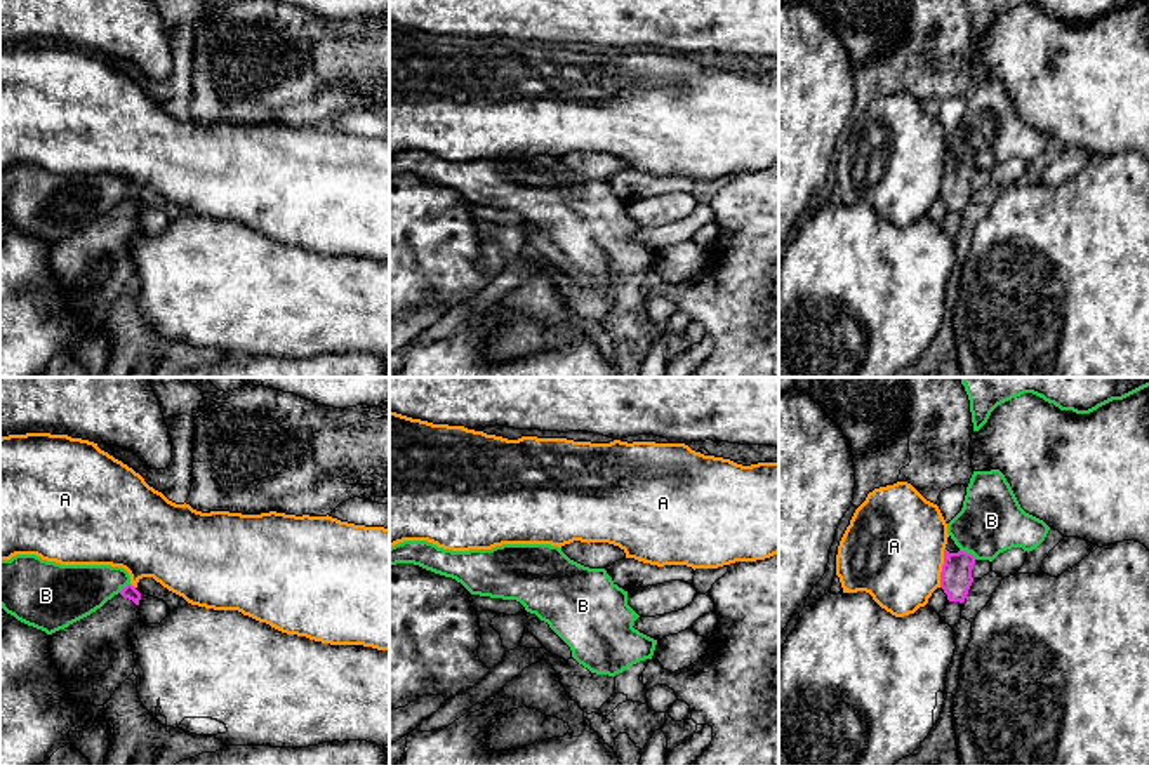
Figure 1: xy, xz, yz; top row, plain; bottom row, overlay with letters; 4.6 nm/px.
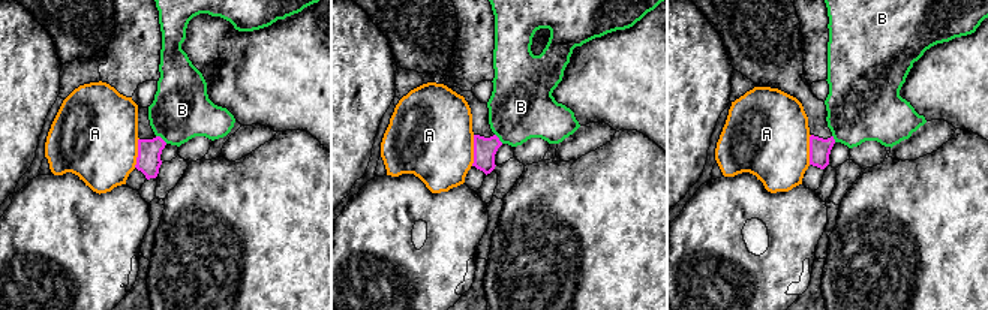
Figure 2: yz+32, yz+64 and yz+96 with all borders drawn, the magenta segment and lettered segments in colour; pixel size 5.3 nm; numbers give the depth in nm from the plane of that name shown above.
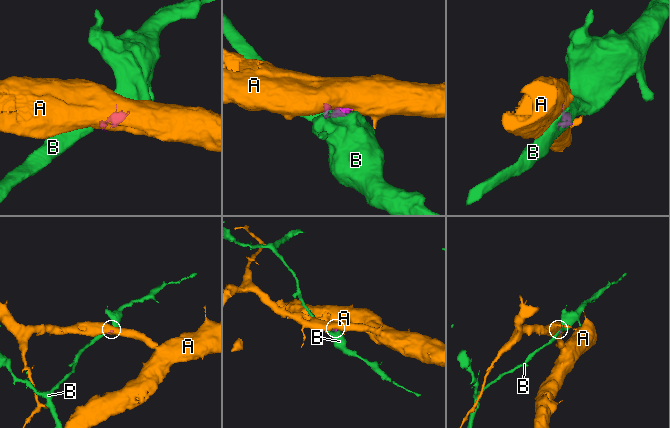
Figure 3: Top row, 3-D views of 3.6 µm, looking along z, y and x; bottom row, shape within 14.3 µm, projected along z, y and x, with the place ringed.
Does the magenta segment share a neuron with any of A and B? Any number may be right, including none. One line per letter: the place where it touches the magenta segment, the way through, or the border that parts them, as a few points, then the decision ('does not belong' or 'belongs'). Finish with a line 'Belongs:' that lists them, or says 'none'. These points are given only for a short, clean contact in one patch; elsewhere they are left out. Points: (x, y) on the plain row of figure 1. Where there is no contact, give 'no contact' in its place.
A: contact yz (943, 178); border yz (944, 159), (939, 197); does not belong
B: contact yz (969, 164); border yz (960, 159), (977, 169); does not belong
Belongs: none

